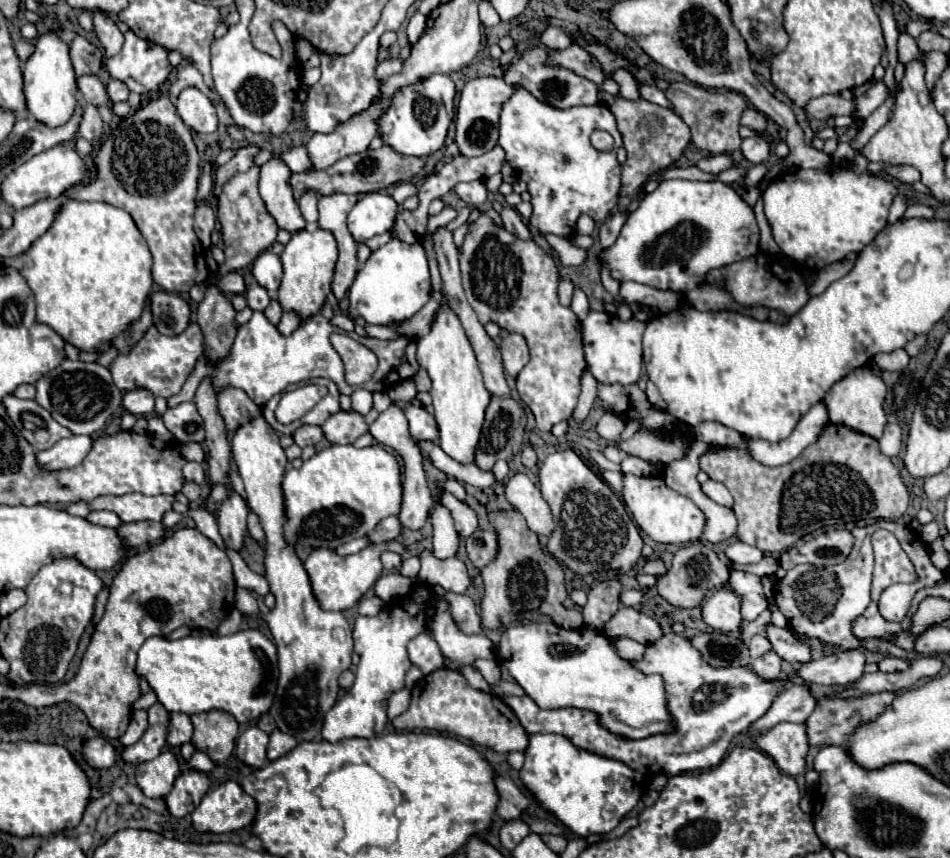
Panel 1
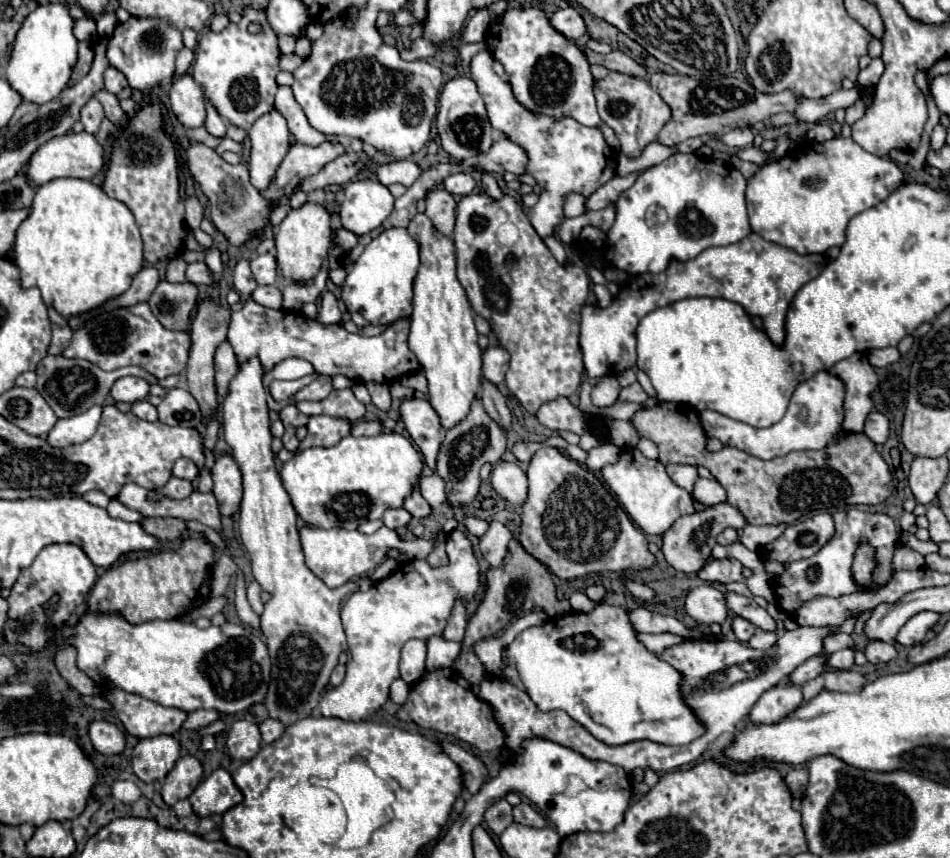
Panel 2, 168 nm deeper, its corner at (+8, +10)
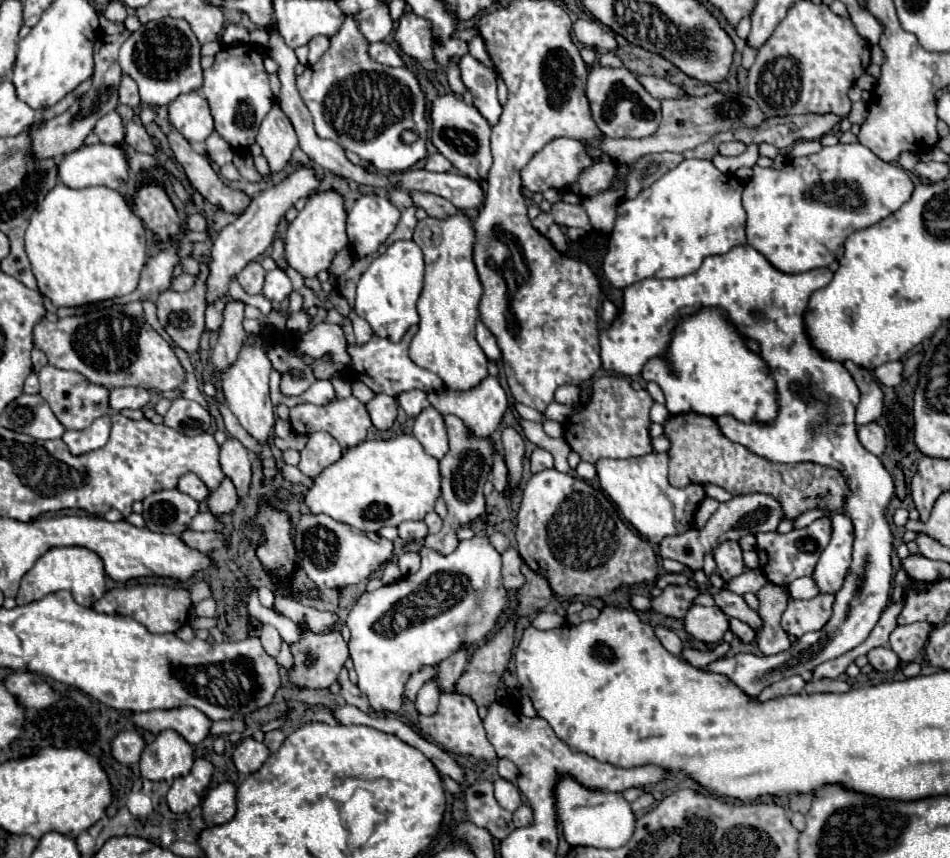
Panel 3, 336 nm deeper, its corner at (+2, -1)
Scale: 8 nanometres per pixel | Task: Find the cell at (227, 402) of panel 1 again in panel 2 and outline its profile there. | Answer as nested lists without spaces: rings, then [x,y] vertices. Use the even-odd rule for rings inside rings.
[[[228,341],[220,343],[220,347],[216,349],[214,369],[216,369],[216,389],[218,389],[218,395],[226,397],[228,383],[230,383],[230,379],[238,371],[238,361],[236,361],[236,355],[234,355],[232,345]]]

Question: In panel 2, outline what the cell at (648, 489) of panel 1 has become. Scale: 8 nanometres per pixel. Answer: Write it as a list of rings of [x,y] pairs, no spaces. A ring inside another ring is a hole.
[[[636,447],[624,449],[618,463],[610,463],[602,467],[602,477],[609,489],[614,492],[618,502],[630,519],[650,535],[662,535],[672,526],[672,523],[682,517],[694,513],[692,497],[688,491],[678,487],[666,473],[666,467],[656,459],[644,457]]]

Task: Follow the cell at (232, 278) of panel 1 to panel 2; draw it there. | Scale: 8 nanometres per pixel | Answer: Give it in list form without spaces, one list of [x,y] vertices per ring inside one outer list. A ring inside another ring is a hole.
[[[198,261],[198,263],[190,263],[188,265],[186,279],[190,283],[196,283],[196,285],[210,285],[212,283],[212,273],[208,271],[204,261]]]

